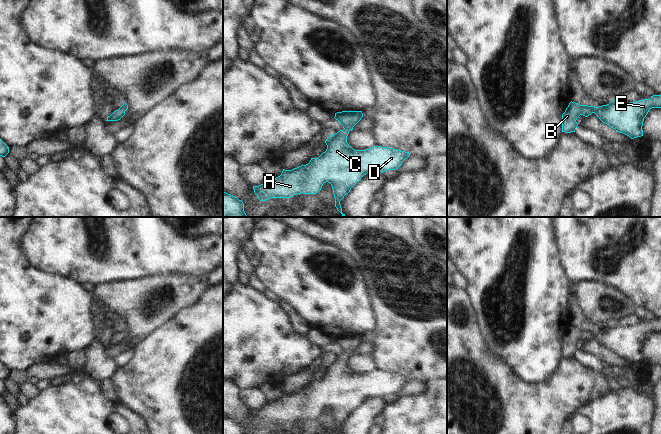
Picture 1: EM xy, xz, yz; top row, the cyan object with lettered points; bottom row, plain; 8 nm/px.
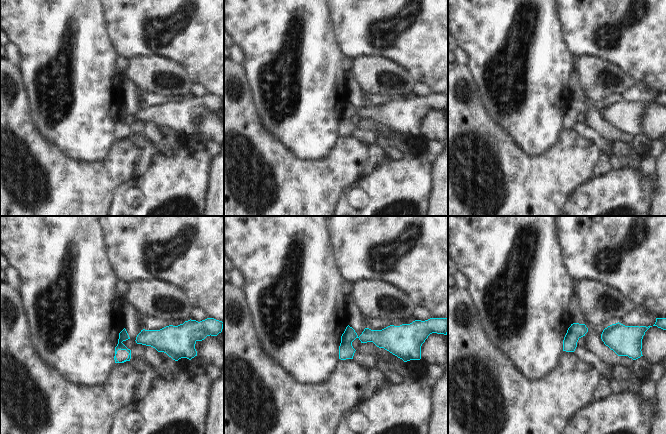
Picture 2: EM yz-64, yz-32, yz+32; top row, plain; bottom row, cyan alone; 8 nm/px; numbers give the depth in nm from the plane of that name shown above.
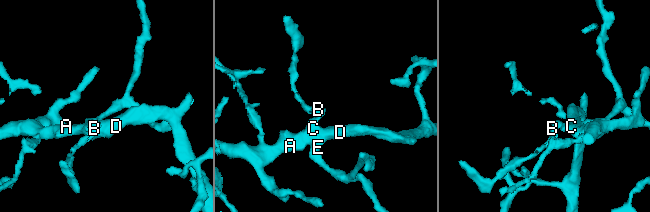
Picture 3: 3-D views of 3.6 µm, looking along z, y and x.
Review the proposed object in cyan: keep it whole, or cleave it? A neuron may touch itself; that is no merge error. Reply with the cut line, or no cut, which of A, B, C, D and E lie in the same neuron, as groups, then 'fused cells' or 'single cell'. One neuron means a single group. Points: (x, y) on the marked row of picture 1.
no cut; A B C D E; single cell

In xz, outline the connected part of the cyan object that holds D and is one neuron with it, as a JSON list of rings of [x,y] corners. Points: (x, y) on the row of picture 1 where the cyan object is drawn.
[[[362,111],[335,113],[334,118],[344,129],[326,139],[326,151],[318,158],[311,158],[306,165],[292,170],[283,169],[280,176],[253,186],[258,199],[266,201],[270,198],[291,198],[301,193],[316,194],[328,182],[333,189],[335,207],[345,217],[340,201],[364,175],[396,170],[410,156],[409,152],[378,145],[366,150],[353,149],[347,143],[347,136],[362,117]]]

